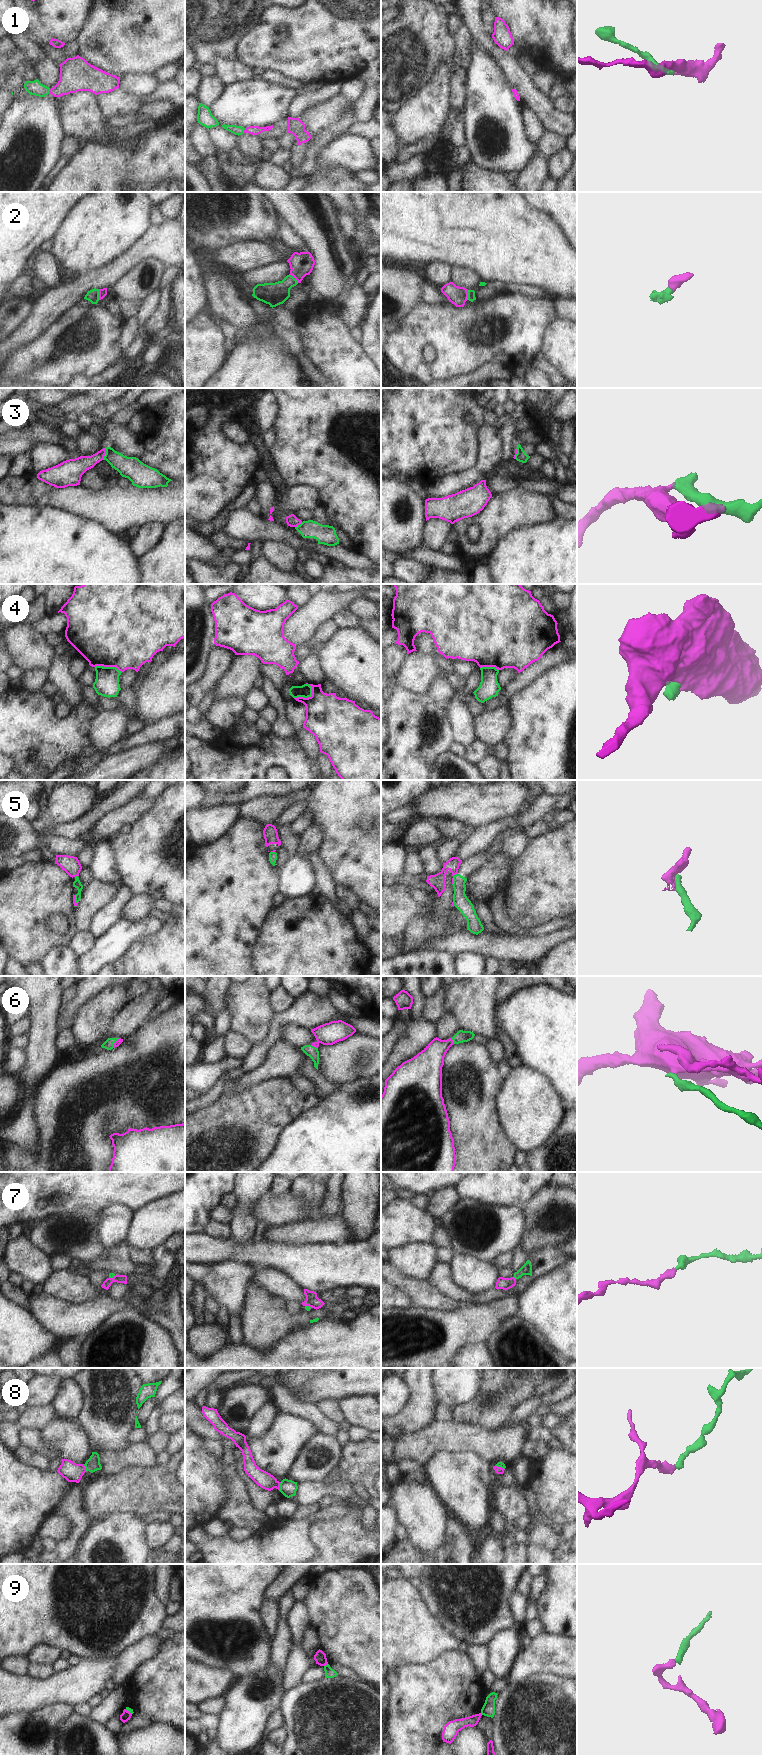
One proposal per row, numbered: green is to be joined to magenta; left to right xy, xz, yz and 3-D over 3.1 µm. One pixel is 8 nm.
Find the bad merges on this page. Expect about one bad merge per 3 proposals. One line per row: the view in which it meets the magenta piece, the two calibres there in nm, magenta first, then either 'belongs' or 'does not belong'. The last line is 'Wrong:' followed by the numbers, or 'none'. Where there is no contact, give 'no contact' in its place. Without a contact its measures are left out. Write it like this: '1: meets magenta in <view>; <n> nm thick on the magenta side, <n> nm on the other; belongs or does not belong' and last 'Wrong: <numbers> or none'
1: meets magenta in xz; 80 nm thick on the magenta side, 80 nm on the other; belongs
2: meets magenta in xy; 60 nm thick on the magenta side, 100 nm on the other; belongs
3: meets magenta in xy; 140 nm thick on the magenta side, 180 nm on the other; does not belong
4: meets magenta in xz; 380 nm thick on the magenta side, 100 nm on the other; does not belong
5: meets magenta in yz; 120 nm thick on the magenta side, 120 nm on the other; does not belong
6: meets magenta in xz; 180 nm thick on the magenta side, 90 nm on the other; belongs
7: meets magenta in yz; 100 nm thick on the magenta side, 90 nm on the other; belongs
8: meets magenta in xz; 140 nm thick on the magenta side, 140 nm on the other; belongs
9: meets magenta in xz; 100 nm thick on the magenta side, 80 nm on the other; does not belong
Wrong: 3, 4, 5, 9

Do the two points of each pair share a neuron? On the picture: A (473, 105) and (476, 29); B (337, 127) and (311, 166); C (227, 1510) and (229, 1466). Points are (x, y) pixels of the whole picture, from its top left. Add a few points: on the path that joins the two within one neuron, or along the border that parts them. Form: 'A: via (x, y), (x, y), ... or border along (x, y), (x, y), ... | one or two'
A: border along (472, 39), (493, 57) | two
B: via (327, 136), (311, 152), (311, 156) | one
C: via (232, 1499), (232, 1480), (230, 1477) | one

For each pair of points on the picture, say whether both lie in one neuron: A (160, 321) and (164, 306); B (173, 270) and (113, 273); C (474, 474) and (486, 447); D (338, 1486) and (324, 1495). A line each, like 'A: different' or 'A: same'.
A: same
B: different
C: same
D: same

